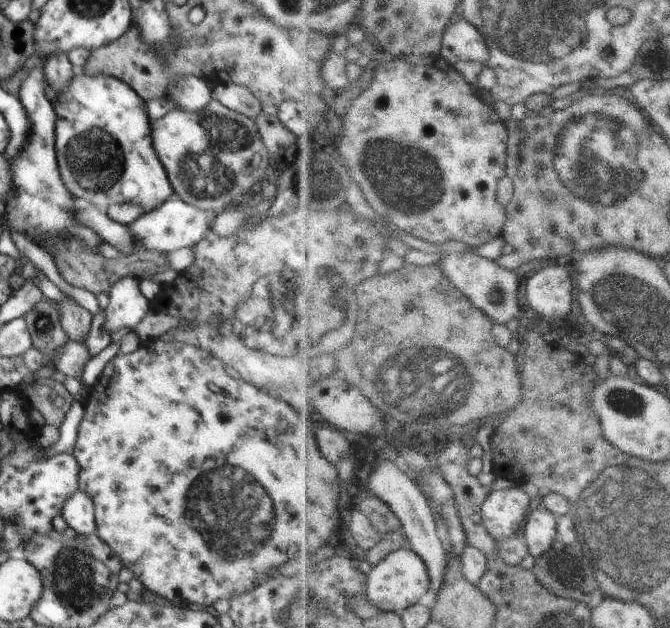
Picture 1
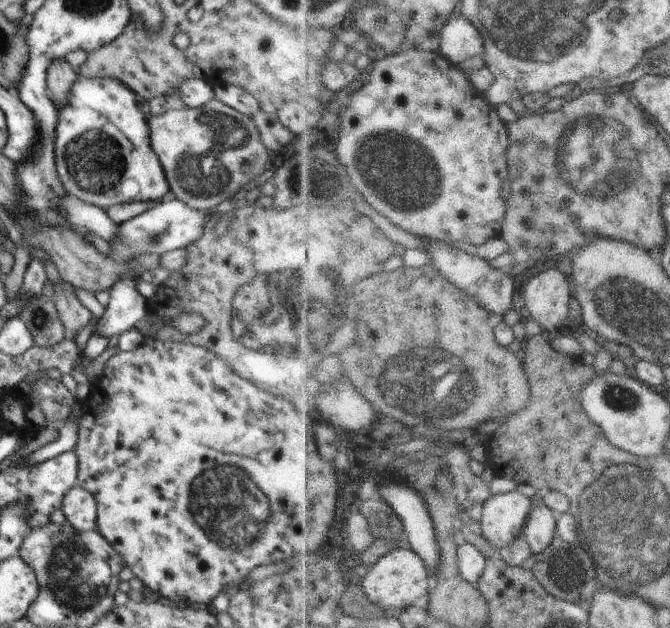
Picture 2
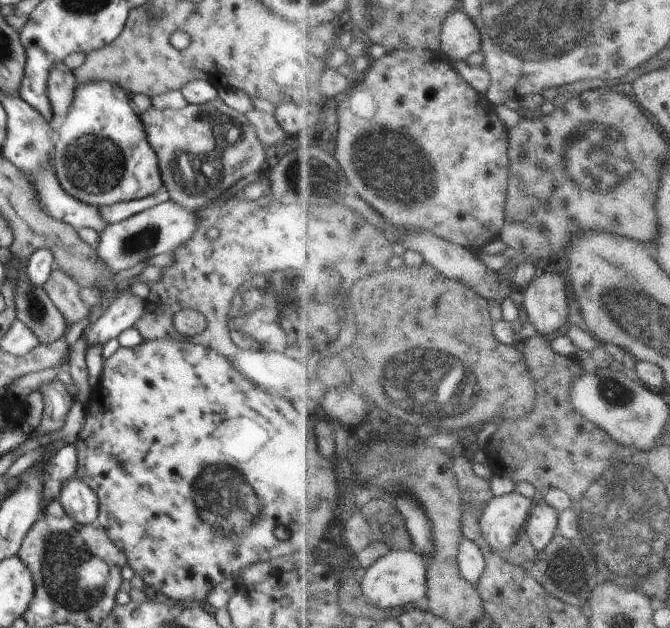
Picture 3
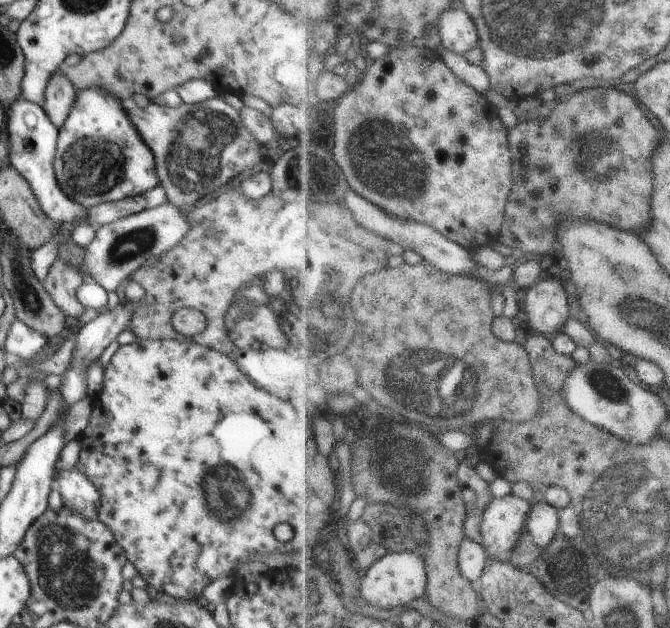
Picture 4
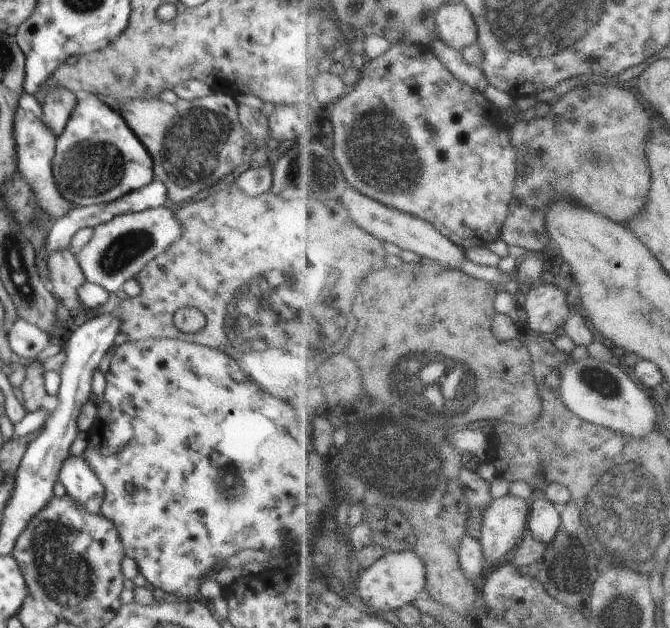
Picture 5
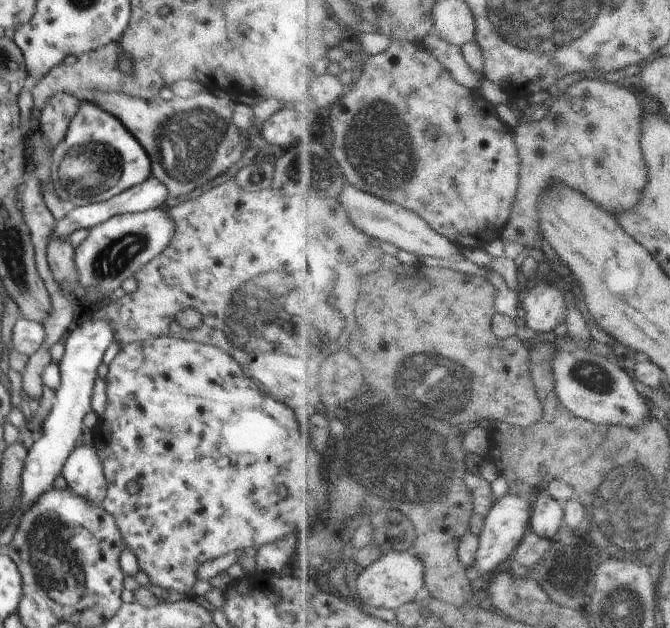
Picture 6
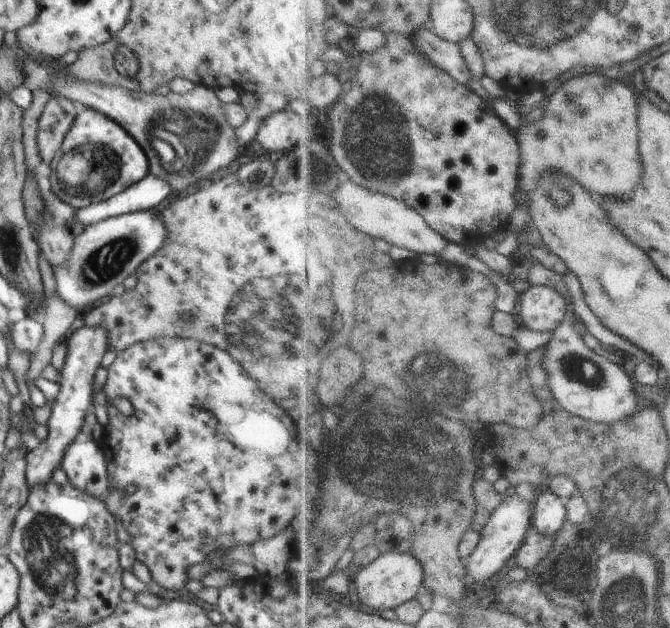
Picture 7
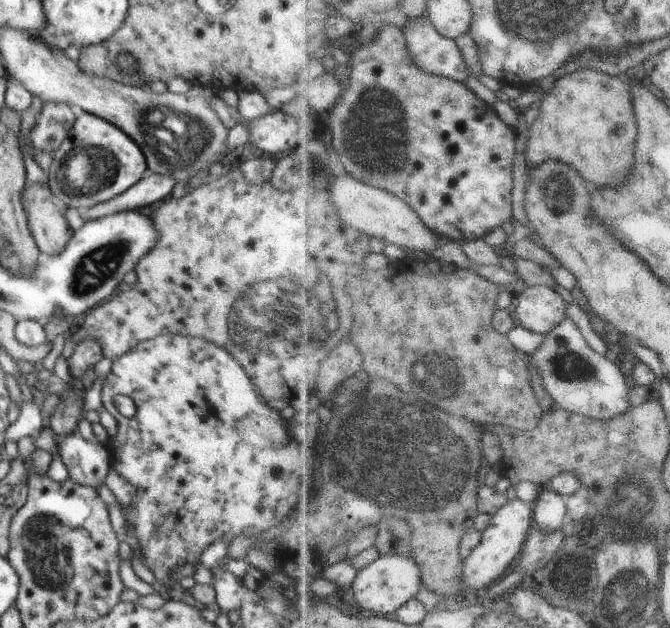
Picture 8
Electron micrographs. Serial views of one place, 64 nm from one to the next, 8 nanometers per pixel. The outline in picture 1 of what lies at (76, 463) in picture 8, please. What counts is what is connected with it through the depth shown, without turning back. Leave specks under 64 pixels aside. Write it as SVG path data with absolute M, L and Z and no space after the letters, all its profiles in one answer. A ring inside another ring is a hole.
M79 489L64 502L60 513L69 527L77 534L90 535L97 533L95 524L95 507L88 494Z

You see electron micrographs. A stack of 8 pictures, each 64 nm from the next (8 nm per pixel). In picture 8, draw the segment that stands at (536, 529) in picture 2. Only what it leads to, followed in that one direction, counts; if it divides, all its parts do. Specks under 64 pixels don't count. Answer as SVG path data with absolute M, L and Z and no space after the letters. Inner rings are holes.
M554 489L541 493L536 500L537 528L546 534L554 534L564 529L567 526L568 513L568 499Z

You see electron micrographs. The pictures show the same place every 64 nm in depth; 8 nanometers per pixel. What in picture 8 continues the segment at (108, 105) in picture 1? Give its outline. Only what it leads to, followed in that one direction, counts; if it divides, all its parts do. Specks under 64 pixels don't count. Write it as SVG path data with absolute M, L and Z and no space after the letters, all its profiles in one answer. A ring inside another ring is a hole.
M78 111L70 132L47 172L53 196L63 206L84 211L126 192L149 172L140 147L123 130L90 112Z

